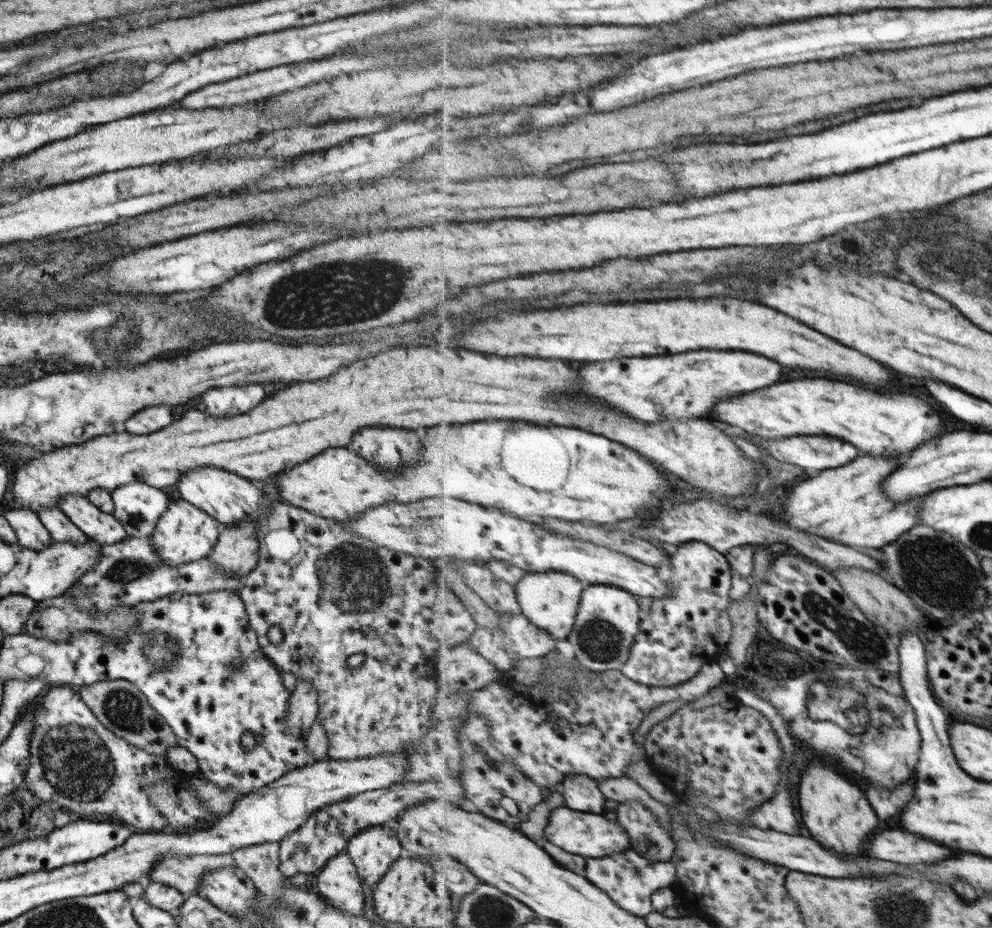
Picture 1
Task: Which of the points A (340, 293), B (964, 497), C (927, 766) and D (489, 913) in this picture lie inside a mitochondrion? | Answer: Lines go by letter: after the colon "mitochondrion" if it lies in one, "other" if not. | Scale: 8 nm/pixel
A: mitochondrion
B: other
C: other
D: mitochondrion

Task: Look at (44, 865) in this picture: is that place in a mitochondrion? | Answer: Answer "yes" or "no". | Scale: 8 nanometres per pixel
no

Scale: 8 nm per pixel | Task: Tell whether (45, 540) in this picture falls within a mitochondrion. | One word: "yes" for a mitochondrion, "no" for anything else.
no

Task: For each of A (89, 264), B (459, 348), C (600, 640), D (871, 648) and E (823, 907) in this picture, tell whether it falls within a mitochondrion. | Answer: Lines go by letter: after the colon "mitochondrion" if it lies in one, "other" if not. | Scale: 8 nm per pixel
A: other
B: other
C: mitochondrion
D: mitochondrion
E: other

